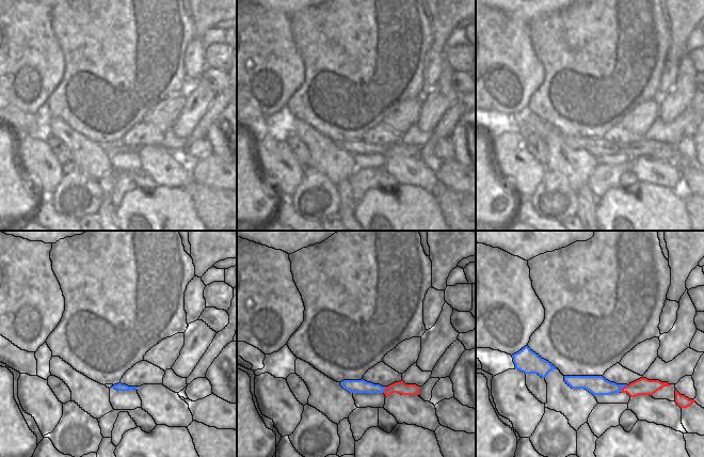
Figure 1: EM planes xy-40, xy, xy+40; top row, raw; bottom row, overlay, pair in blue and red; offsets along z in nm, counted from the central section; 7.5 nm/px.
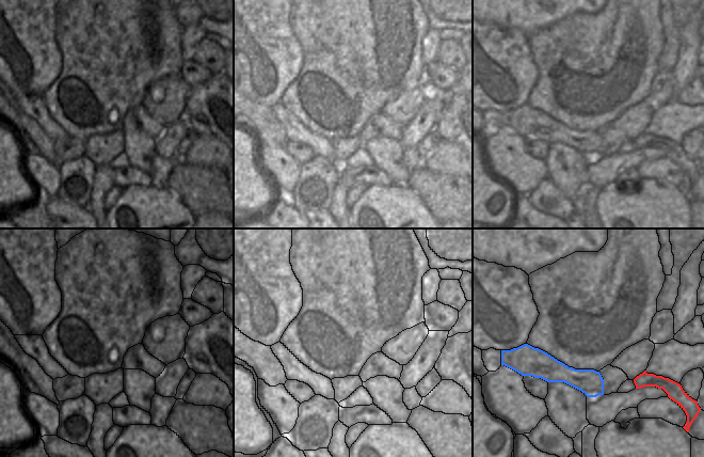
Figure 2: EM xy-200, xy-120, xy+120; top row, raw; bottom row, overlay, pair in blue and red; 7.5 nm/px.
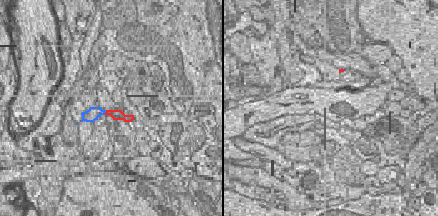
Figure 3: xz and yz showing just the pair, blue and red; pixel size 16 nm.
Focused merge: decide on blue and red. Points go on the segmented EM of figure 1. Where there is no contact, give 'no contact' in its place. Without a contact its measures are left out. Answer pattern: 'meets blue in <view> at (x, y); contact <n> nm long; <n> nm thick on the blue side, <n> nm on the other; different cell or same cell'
meets blue in xy+40 at (622, 387); contact 80 nm long; 140 nm thick on the blue side, 130 nm on the other; same cell

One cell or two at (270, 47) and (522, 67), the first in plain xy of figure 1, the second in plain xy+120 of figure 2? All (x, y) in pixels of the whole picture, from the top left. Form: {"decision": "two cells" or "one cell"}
{"decision": "one cell"}

